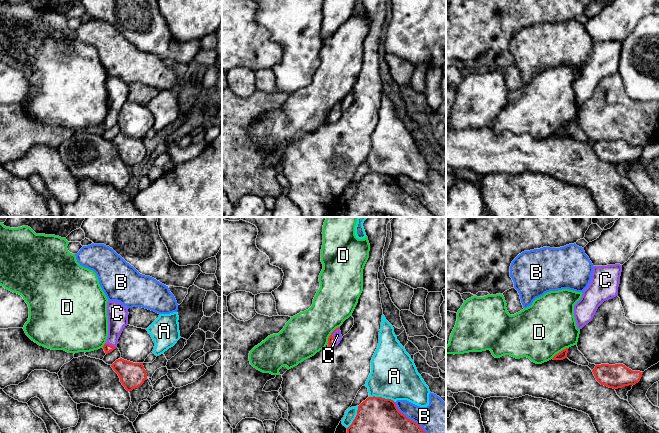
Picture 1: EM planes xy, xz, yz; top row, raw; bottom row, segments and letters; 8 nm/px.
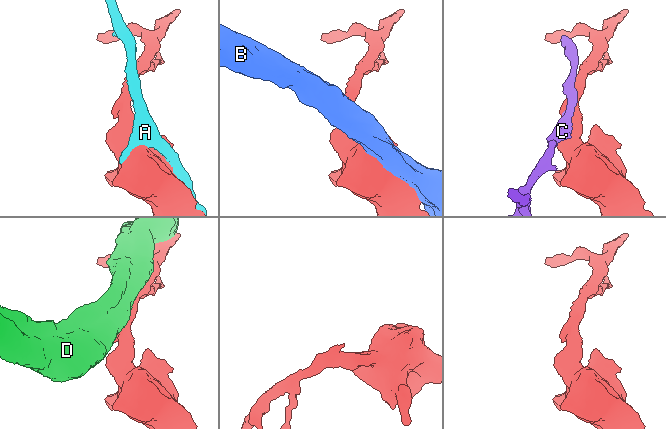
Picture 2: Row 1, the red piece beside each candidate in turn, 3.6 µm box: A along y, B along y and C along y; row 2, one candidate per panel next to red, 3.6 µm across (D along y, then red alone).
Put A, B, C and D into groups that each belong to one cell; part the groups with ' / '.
A / B / C / D

